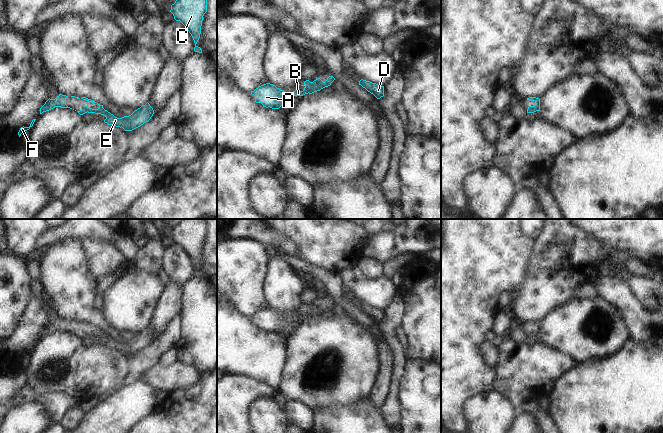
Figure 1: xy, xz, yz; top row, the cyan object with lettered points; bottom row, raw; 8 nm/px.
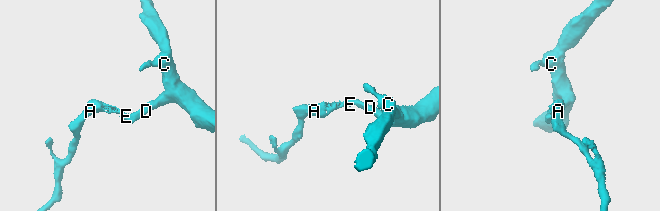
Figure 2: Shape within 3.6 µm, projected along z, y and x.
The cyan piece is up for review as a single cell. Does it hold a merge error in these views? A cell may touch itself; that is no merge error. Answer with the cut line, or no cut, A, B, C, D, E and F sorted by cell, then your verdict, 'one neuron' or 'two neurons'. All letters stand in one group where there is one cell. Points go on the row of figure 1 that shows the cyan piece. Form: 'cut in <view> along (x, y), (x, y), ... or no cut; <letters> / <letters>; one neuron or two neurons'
no cut; A B C D E F; one neuron

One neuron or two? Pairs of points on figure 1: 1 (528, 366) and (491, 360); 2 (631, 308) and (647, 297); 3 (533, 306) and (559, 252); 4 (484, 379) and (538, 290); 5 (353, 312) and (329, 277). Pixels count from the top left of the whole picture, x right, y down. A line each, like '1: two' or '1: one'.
1: two
2: two
3: one
4: two
5: one

